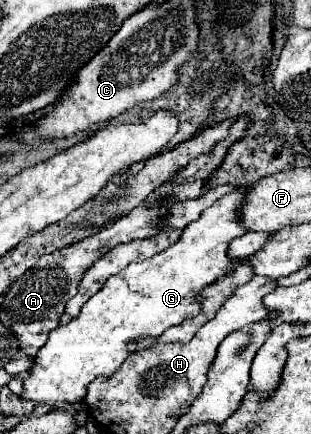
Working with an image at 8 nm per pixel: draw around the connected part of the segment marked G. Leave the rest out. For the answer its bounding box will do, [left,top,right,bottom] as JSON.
[23,191,243,409]

